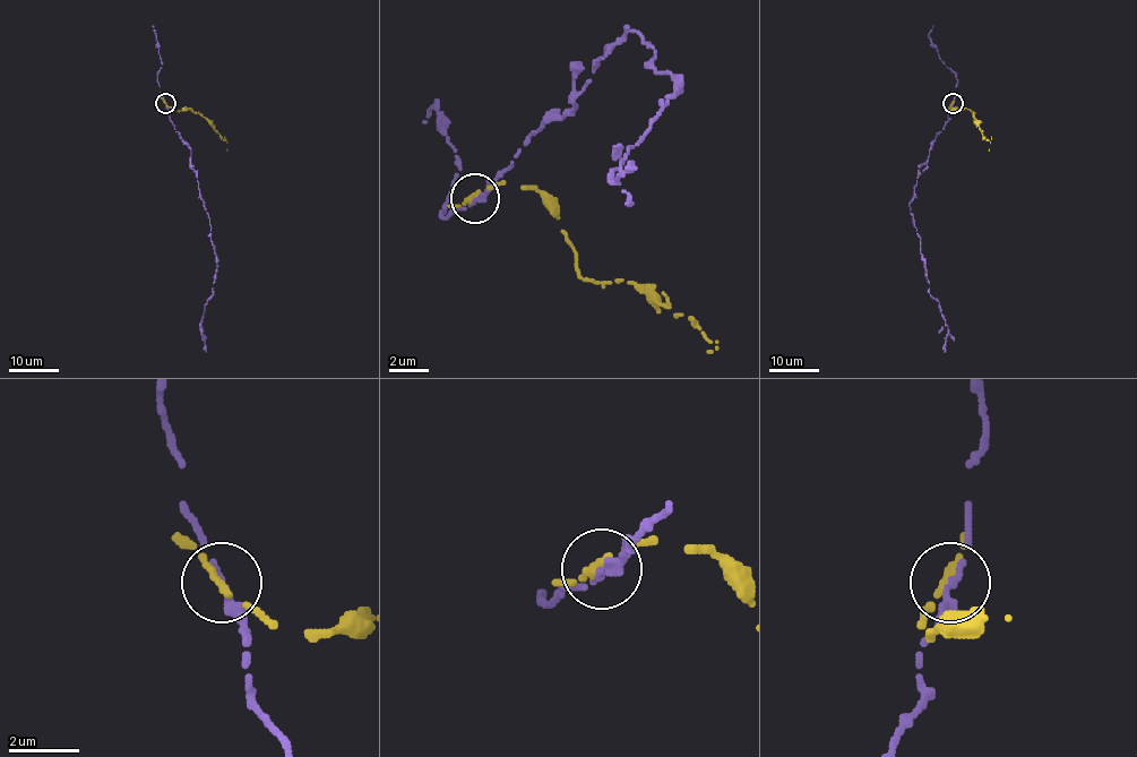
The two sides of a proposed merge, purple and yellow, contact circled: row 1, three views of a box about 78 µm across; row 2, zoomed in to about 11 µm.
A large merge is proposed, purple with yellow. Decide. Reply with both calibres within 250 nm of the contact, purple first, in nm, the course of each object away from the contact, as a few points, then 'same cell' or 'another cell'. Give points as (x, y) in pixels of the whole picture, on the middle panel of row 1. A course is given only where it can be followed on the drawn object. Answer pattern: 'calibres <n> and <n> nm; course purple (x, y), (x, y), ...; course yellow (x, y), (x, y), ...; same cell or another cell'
calibres 240 and 200 nm; course purple (476, 199), (535, 130), (575, 105), (625, 27), (654, 46), (654, 71), (679, 82), (609, 180), (634, 165); course yellow (471, 199), (485, 185), (531, 185), (560, 220), (575, 268), (594, 284), (625, 278), (717, 343); another cell

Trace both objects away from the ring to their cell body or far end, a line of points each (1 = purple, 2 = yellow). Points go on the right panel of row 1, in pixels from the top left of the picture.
1: (953, 103), (910, 204), (929, 293), (939, 302), (948, 327), (944, 352)
2: (953, 103), (949, 111), (970, 109), (974, 113), (982, 136), (990, 142), (989, 151)

